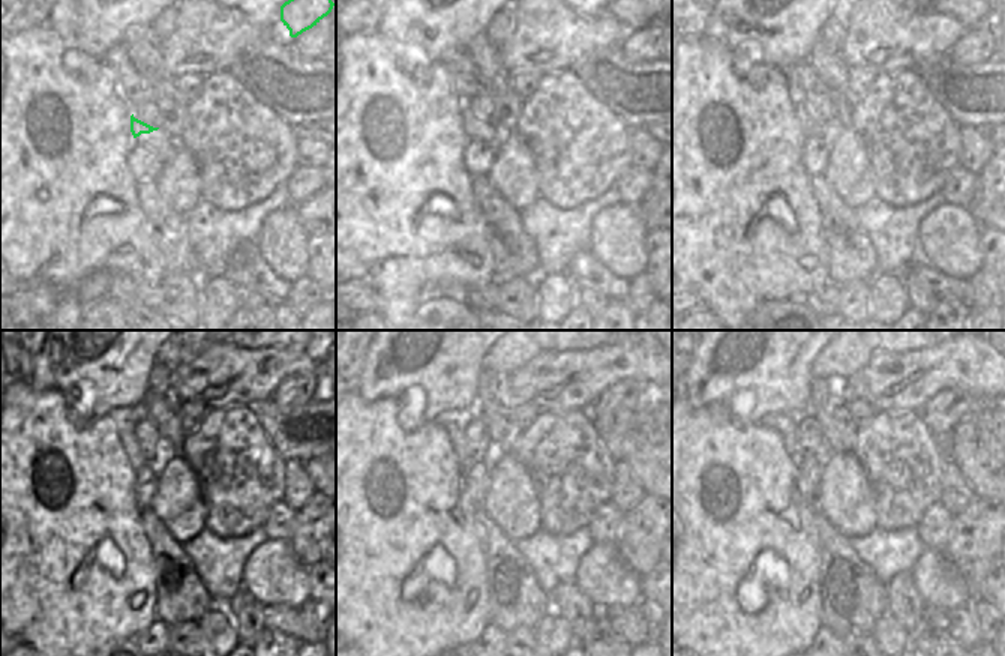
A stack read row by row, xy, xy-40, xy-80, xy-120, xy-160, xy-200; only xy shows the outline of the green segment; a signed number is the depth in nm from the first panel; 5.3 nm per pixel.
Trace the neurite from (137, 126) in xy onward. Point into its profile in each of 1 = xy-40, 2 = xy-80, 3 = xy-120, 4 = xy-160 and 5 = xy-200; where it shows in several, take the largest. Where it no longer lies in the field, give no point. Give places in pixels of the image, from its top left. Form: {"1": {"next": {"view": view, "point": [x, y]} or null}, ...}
{"1": {"next": {"view": "xy-40", "point": [471, 125]}}, "2": {"next": {"view": "xy-80", "point": [809, 126]}}, "3": {"next": {"view": "xy-120", "point": [129, 445]}}, "4": {"next": {"view": "xy-160", "point": [458, 440]}}, "5": {"next": {"view": "xy-200", "point": [783, 424]}}}

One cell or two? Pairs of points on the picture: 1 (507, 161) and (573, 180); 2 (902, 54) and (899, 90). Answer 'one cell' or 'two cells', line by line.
1: two cells
2: two cells

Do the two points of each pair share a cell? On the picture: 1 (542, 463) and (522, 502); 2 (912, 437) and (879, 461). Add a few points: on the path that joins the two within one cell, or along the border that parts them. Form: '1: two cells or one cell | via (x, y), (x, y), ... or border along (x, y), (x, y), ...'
1: two cells | border along (510, 454), (531, 478), (537, 493), (540, 517)
2: one cell | via (903, 442), (888, 452)

